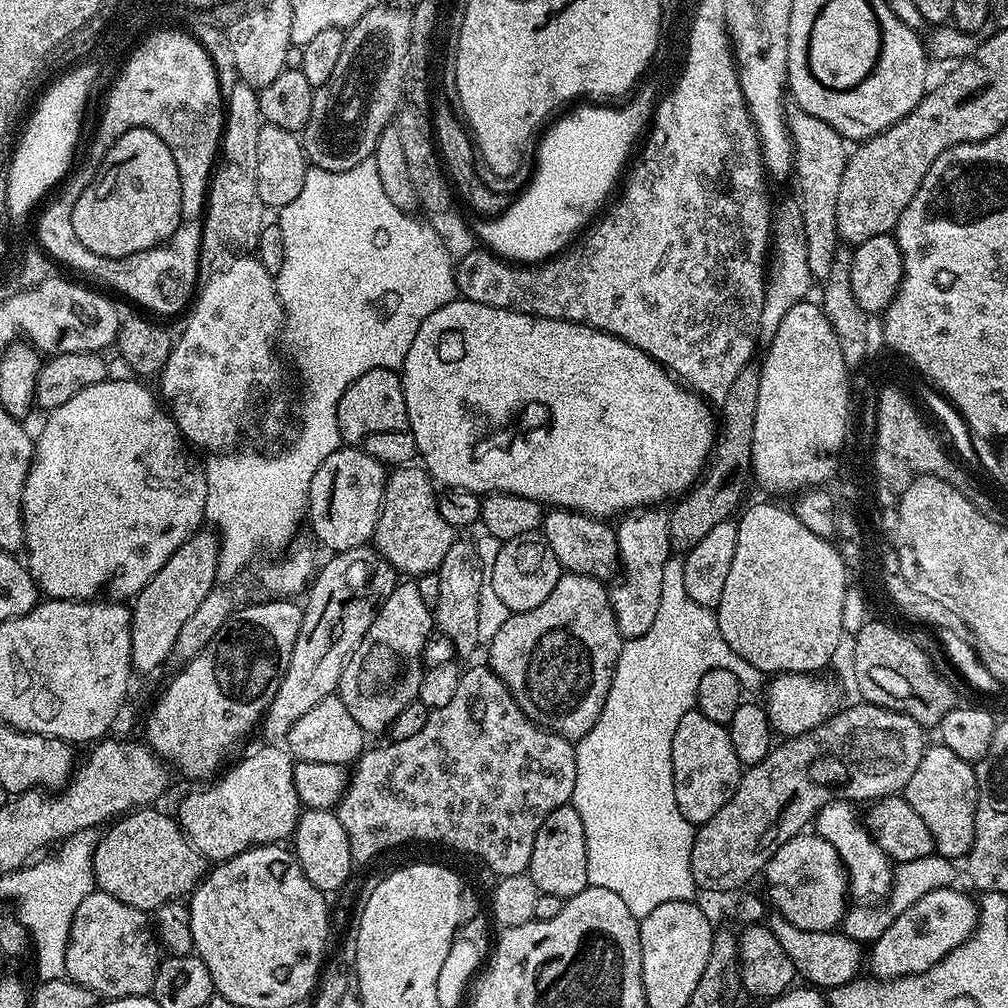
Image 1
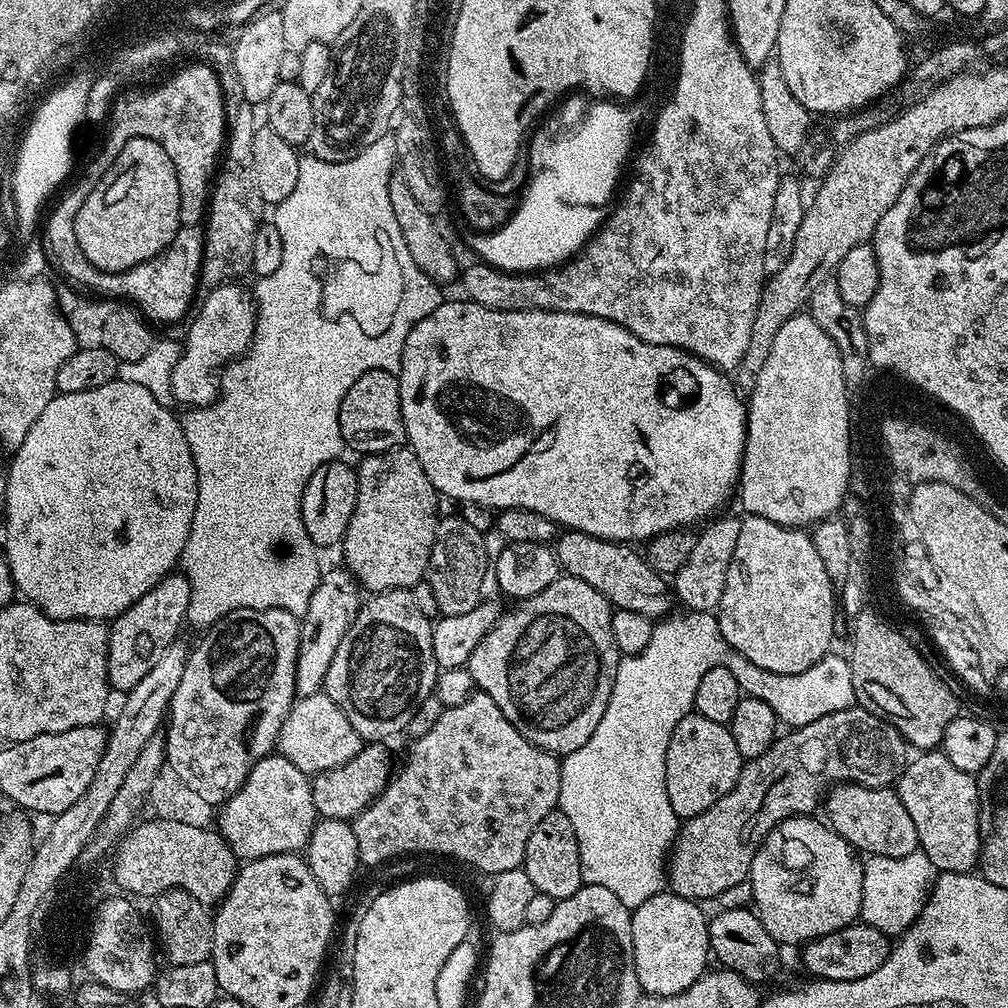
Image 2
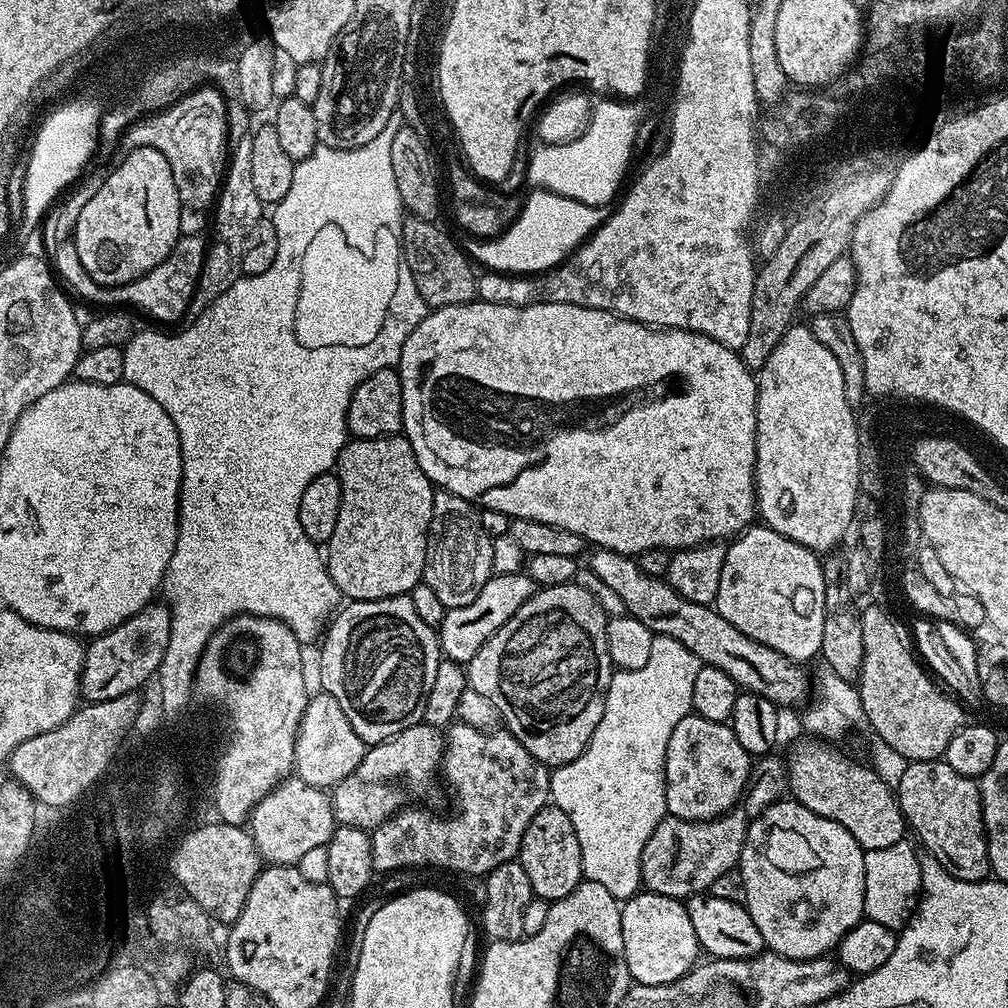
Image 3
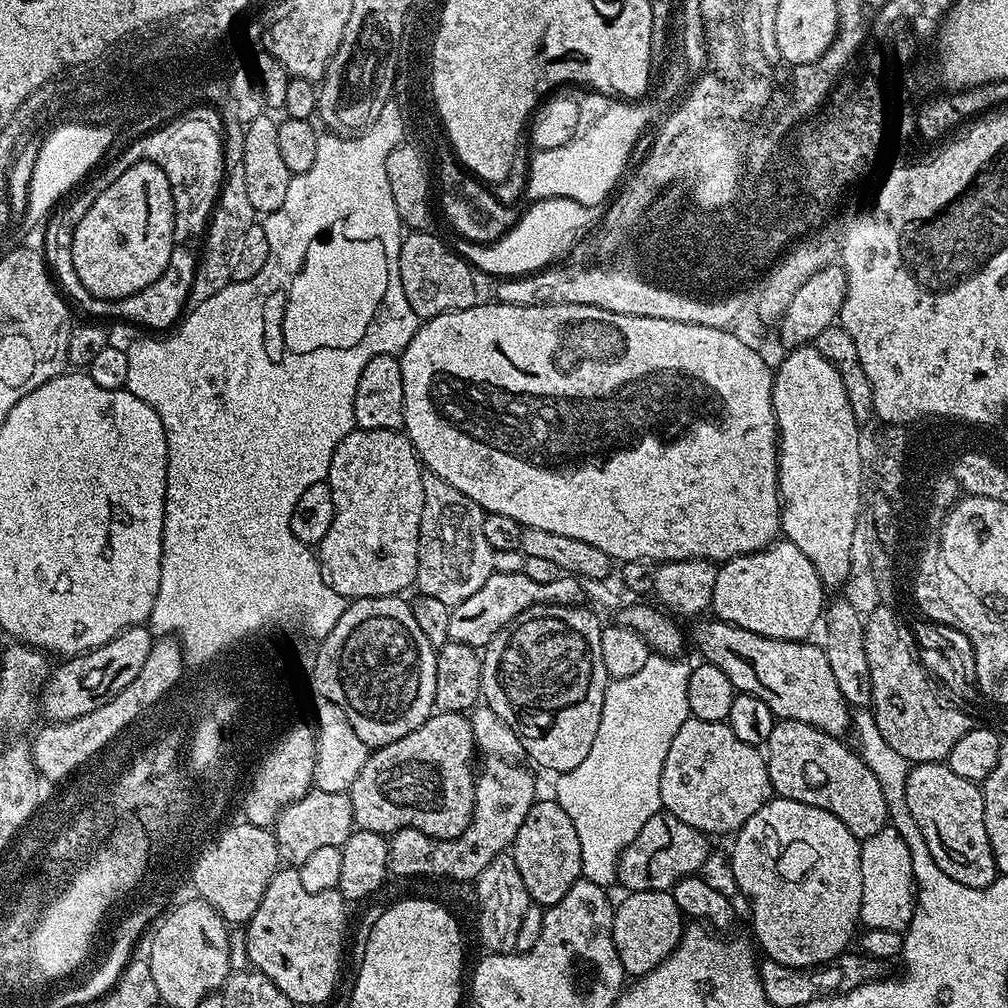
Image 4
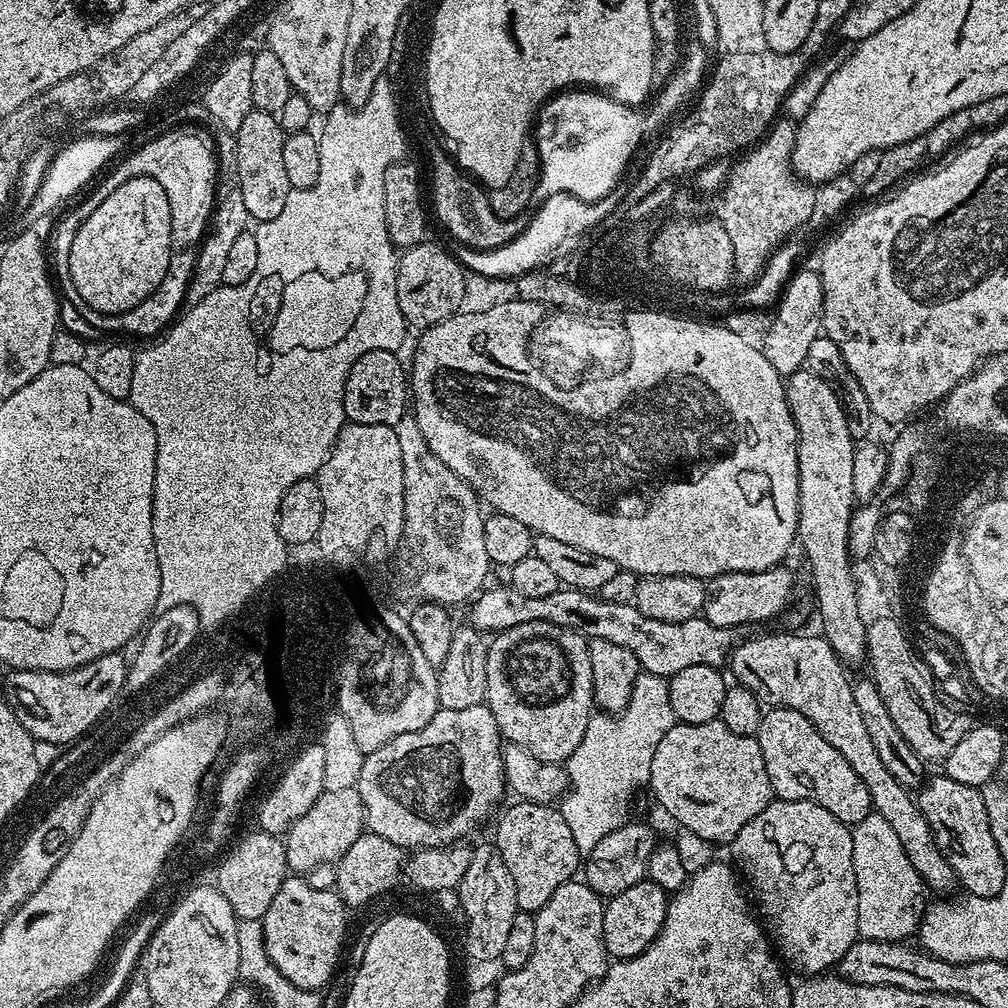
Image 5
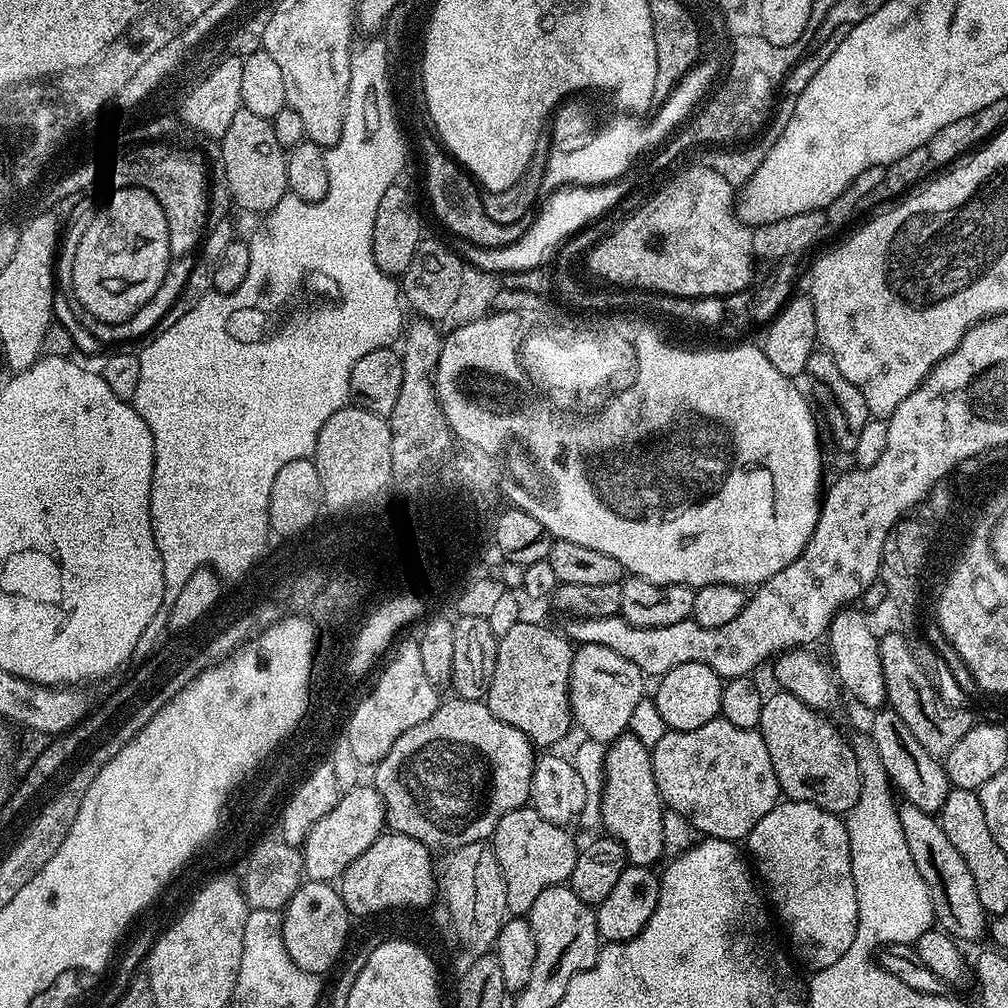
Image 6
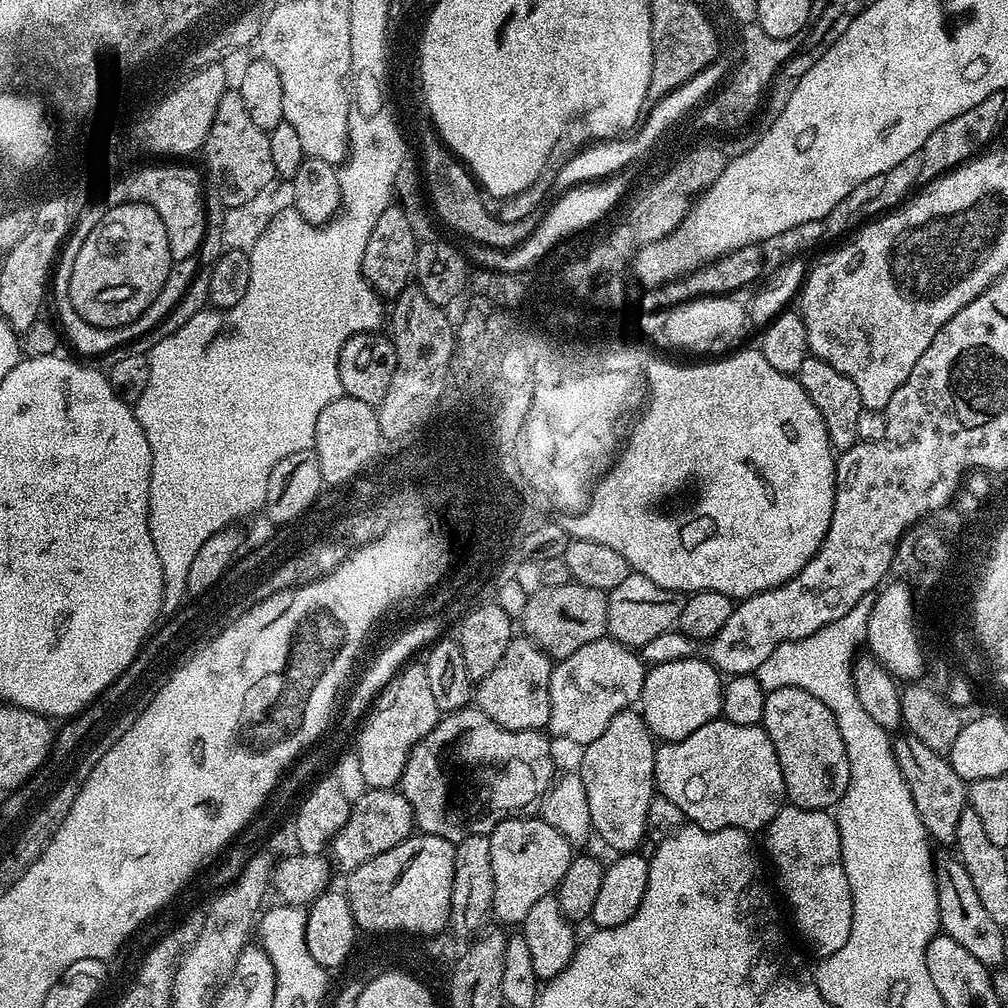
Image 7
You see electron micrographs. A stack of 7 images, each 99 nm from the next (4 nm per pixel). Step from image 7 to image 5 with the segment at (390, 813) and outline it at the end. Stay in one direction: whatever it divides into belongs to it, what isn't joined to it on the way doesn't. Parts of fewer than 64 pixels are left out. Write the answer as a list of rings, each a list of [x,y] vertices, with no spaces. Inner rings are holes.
[[[357,788],[324,791],[318,802],[314,802],[314,806],[310,806],[310,810],[306,810],[298,822],[290,825],[283,837],[288,867],[293,873],[308,874],[311,868],[319,864],[335,865],[365,831],[364,802]]]

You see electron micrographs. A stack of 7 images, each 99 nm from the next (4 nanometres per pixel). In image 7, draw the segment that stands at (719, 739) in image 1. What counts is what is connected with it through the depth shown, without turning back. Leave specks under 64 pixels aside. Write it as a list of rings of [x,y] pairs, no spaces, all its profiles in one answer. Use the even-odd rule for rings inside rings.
[[[723,718],[698,726],[686,738],[657,747],[654,788],[682,810],[685,821],[708,832],[742,828],[749,834],[759,833],[786,804],[782,766],[778,766],[774,742],[760,724],[734,726]]]

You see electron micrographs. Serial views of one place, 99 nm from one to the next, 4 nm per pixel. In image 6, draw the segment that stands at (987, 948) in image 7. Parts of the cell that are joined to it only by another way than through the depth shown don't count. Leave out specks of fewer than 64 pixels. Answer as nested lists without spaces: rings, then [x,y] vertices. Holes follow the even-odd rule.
[[[907,802],[901,803],[899,810],[906,846],[910,846],[914,866],[918,866],[918,874],[922,874],[922,882],[926,882],[930,890],[935,923],[957,942],[982,939],[984,932],[986,936],[989,931],[990,917],[982,902],[978,902],[978,890],[974,890],[974,877],[970,874],[970,866],[966,866],[966,858],[962,858],[950,838],[946,838],[946,830],[942,830],[933,813],[918,810],[918,806]]]

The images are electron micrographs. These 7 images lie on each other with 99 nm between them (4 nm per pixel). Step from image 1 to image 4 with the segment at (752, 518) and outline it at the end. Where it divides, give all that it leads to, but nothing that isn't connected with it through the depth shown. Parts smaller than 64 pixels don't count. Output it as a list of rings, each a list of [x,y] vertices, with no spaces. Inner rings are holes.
[[[780,538],[760,552],[751,552],[745,556],[735,556],[733,560],[725,560],[717,567],[714,578],[714,598],[711,615],[718,620],[738,626],[742,630],[750,630],[754,634],[762,634],[766,638],[779,640],[807,641],[812,627],[819,625],[826,607],[826,586],[818,578],[810,558],[798,550],[789,540]]]

